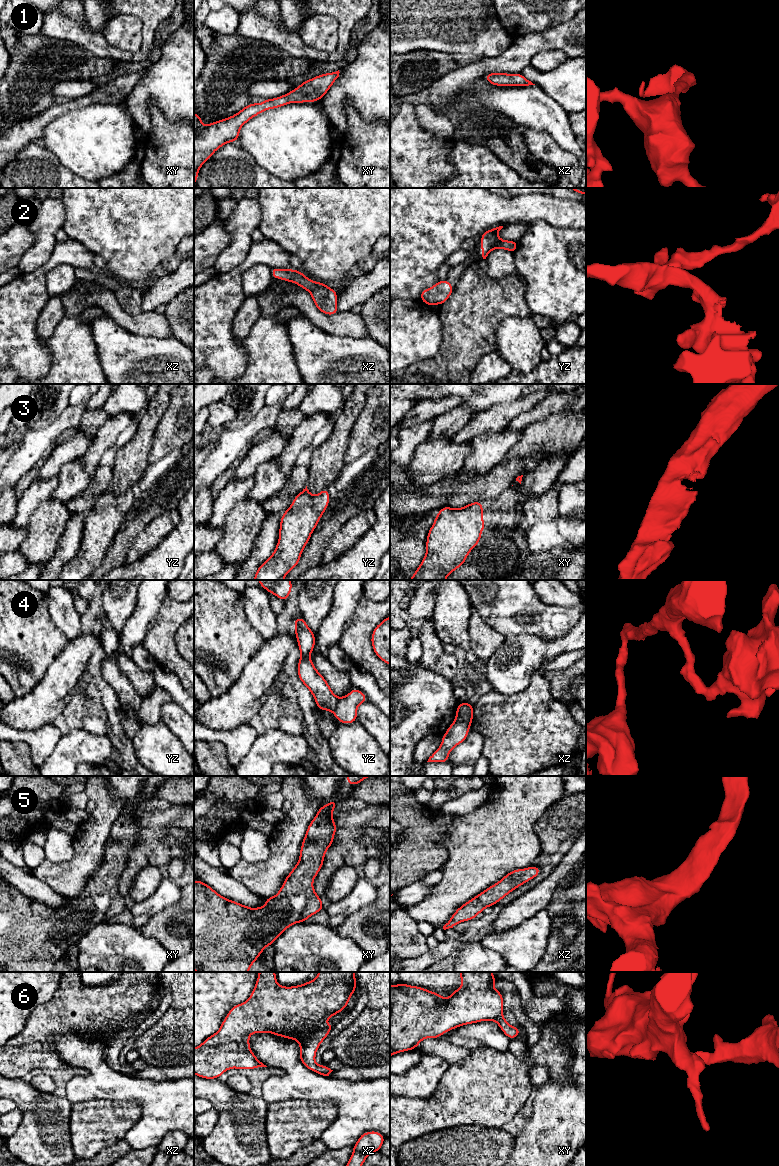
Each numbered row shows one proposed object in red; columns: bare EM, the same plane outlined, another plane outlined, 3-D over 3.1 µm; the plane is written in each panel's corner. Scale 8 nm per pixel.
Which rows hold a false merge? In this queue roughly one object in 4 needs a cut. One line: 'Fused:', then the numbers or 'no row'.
Fused: 4

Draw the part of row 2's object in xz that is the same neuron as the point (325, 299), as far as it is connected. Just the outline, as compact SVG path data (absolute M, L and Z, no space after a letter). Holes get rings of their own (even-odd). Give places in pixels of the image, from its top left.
M272 268L271 274L273 278L293 282L307 290L321 313L334 315L339 312L337 309L337 292L325 283L312 281L301 271L293 269Z

